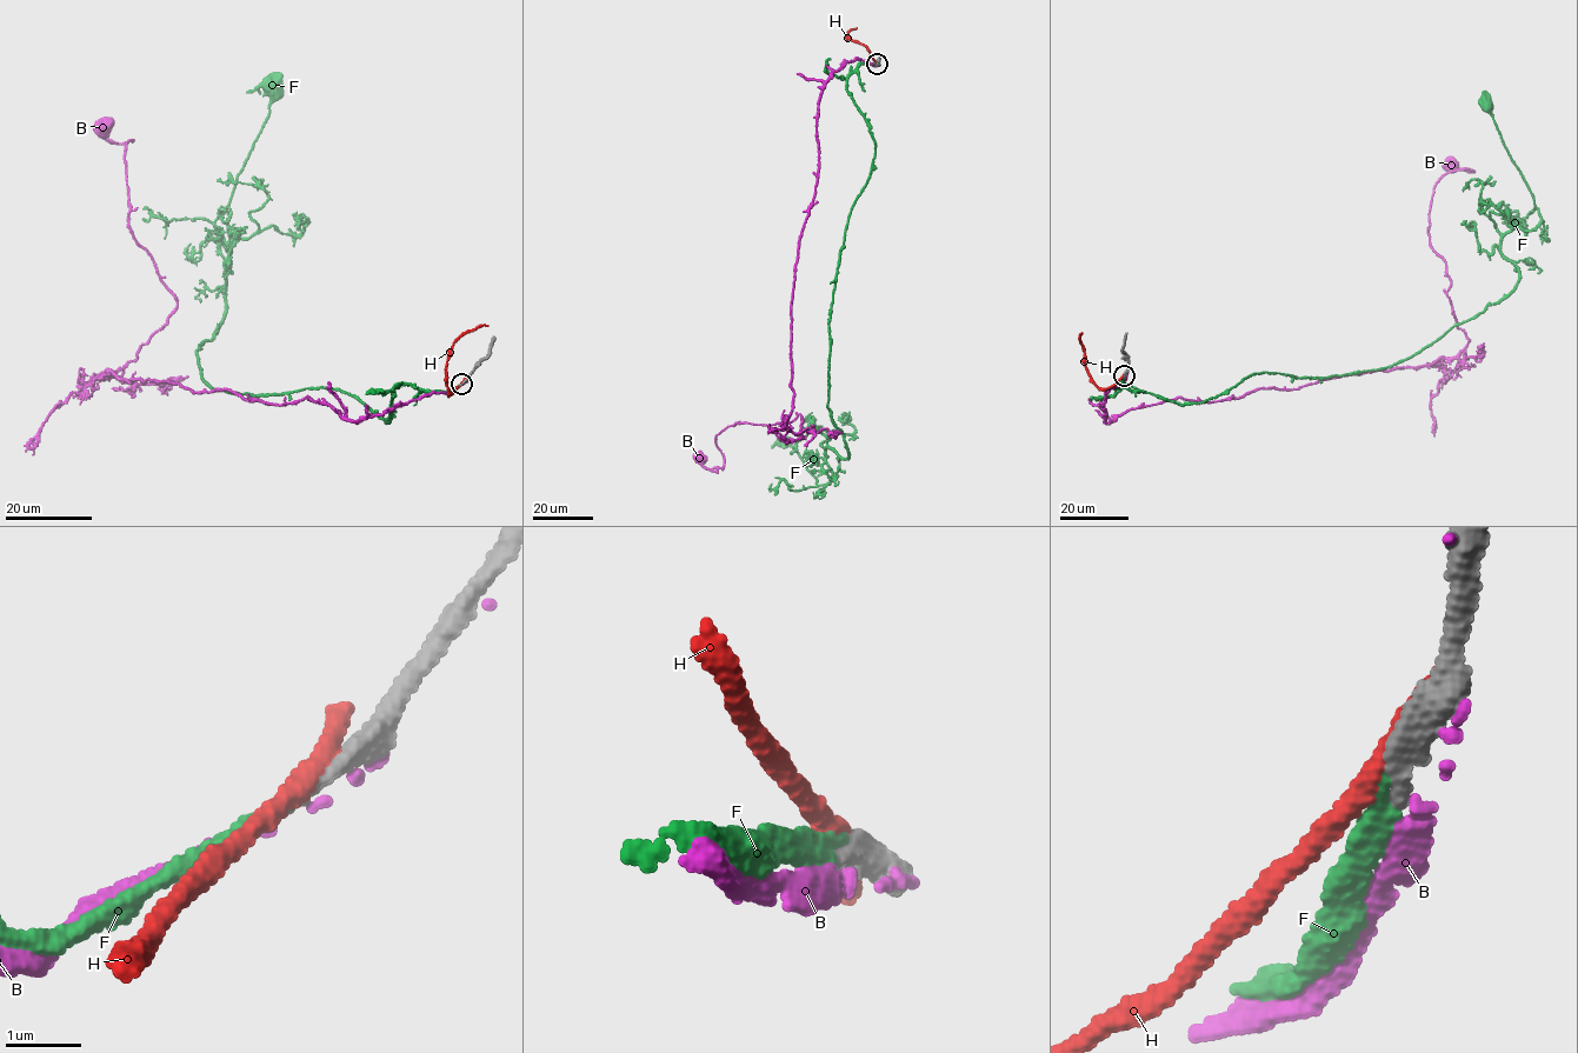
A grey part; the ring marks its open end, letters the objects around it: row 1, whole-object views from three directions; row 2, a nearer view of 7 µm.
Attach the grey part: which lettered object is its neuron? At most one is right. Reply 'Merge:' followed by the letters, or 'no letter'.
Merge: F

